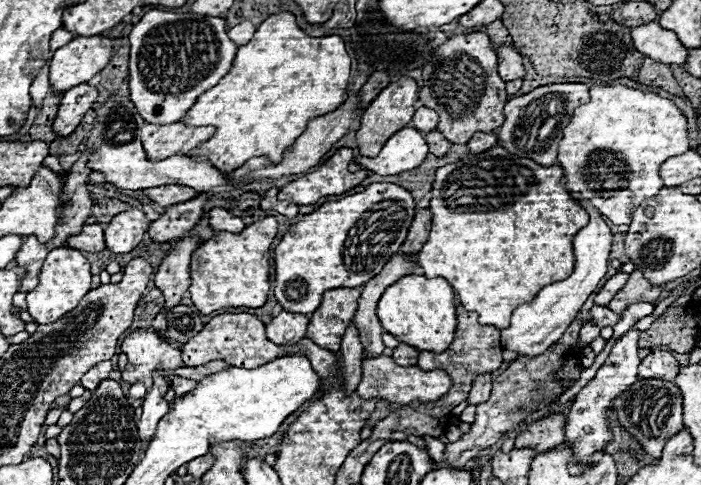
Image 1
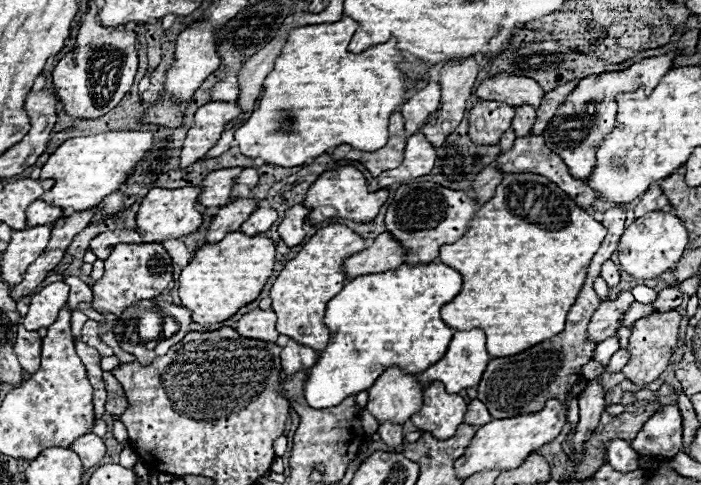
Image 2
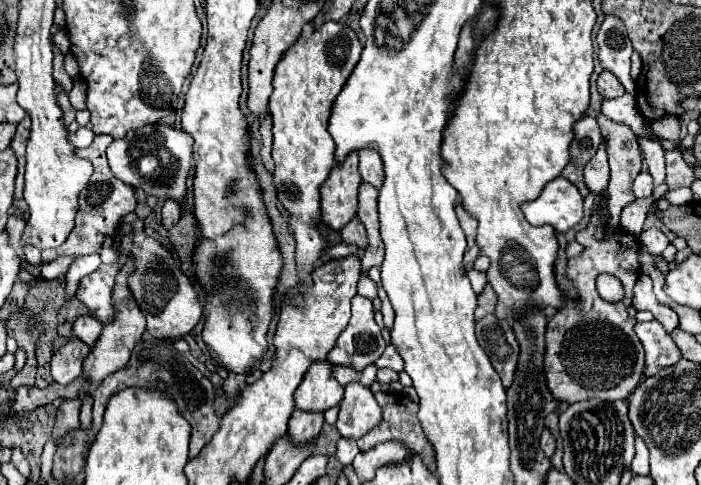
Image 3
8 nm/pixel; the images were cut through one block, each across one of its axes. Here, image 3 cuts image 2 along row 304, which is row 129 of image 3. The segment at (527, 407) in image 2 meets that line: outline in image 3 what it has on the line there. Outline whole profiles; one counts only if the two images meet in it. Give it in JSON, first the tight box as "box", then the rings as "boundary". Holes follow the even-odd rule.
{"box":[562,116,602,196],"boundary":[[[582,116],[574,124],[574,140],[570,144],[570,162],[562,170],[562,176],[568,178],[572,184],[576,184],[582,196],[590,194],[590,190],[584,186],[582,170],[584,170],[586,162],[596,154],[600,142],[602,142],[602,138],[600,138],[600,128],[598,128],[596,120],[590,116]]]}

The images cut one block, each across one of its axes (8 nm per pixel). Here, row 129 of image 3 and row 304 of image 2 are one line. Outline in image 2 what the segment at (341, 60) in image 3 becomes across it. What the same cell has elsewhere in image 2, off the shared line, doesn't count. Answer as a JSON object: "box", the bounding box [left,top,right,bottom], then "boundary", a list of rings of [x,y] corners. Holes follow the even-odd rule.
{"box":[270,224,364,352],"boundary":[[[330,224],[316,232],[306,246],[292,258],[276,276],[270,288],[270,298],[274,300],[274,312],[278,314],[276,330],[296,340],[298,344],[310,346],[316,352],[322,352],[328,346],[328,330],[324,326],[326,304],[342,290],[346,284],[344,262],[346,258],[364,250],[364,240],[342,224]]]}

